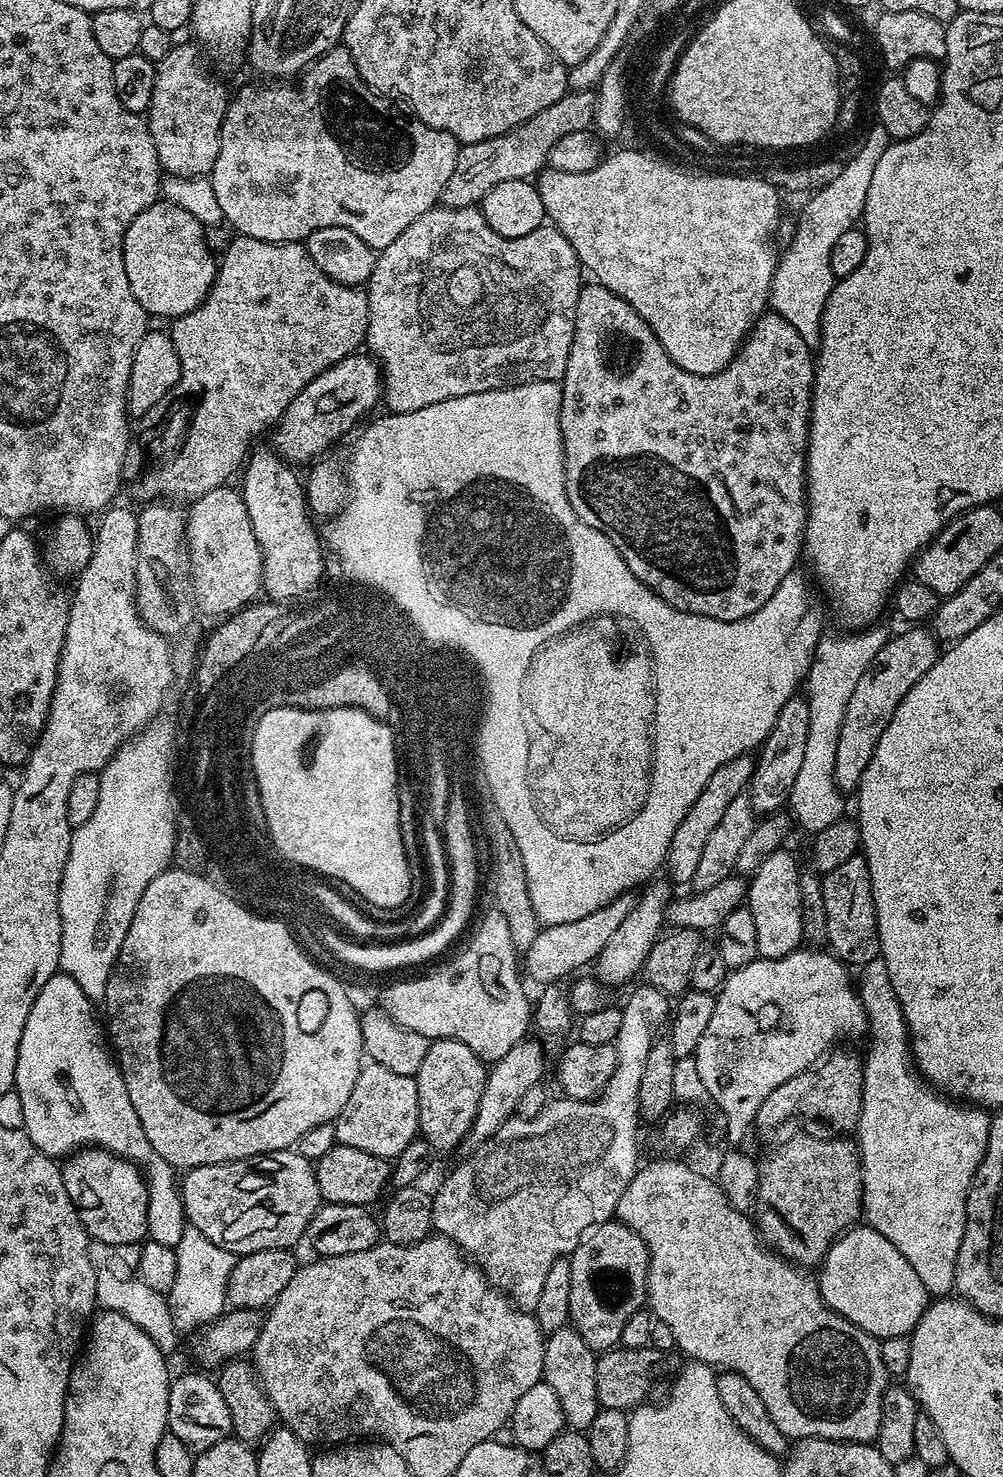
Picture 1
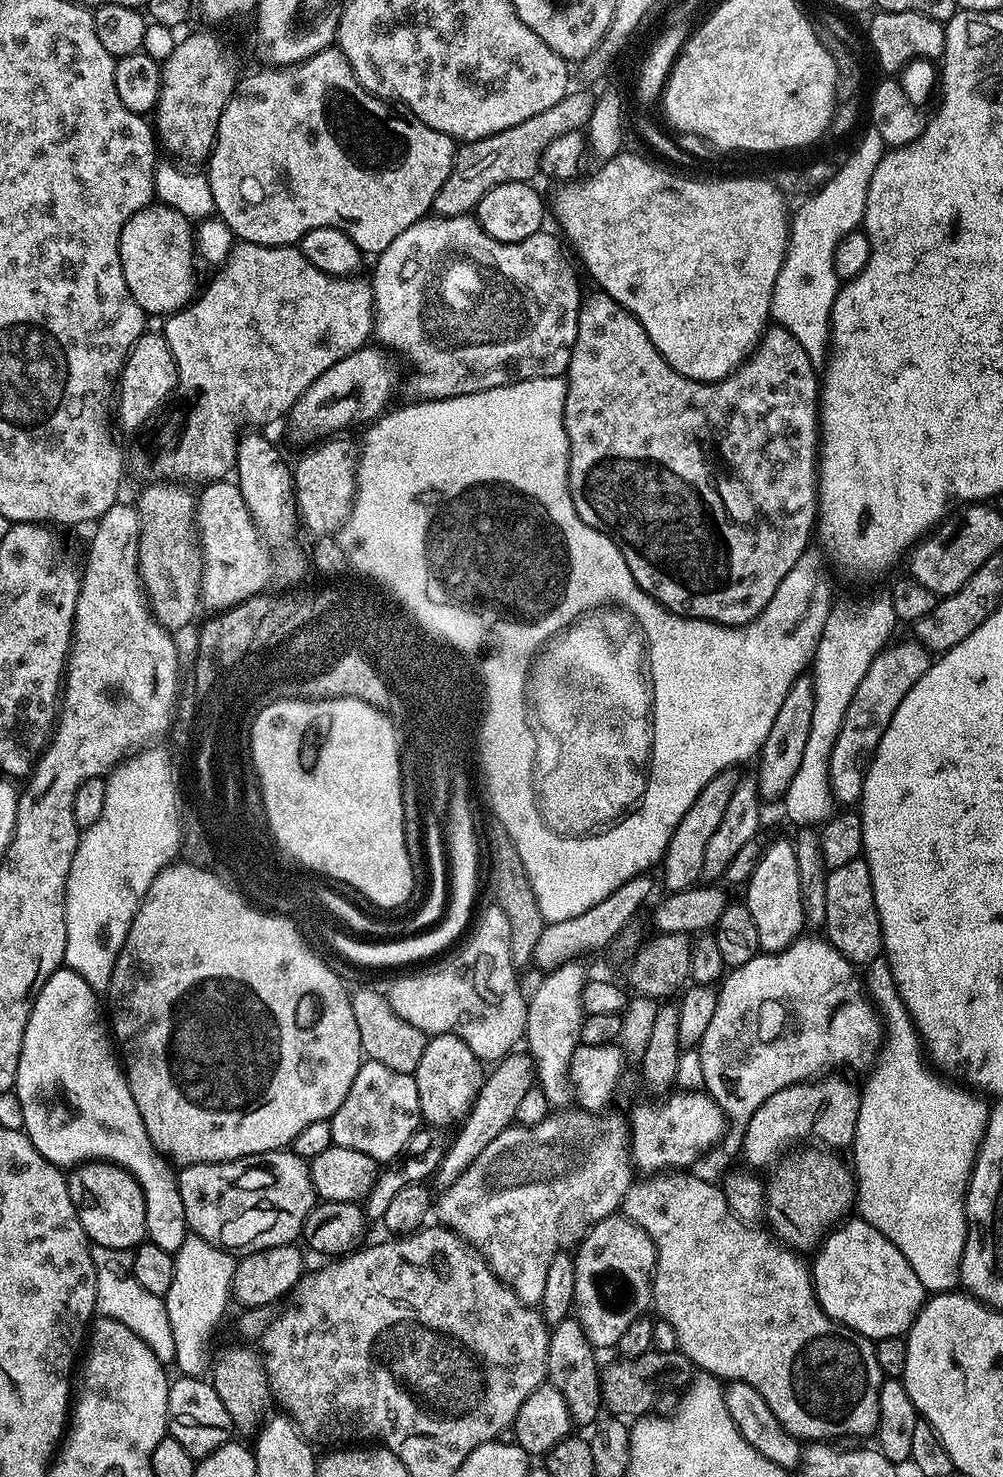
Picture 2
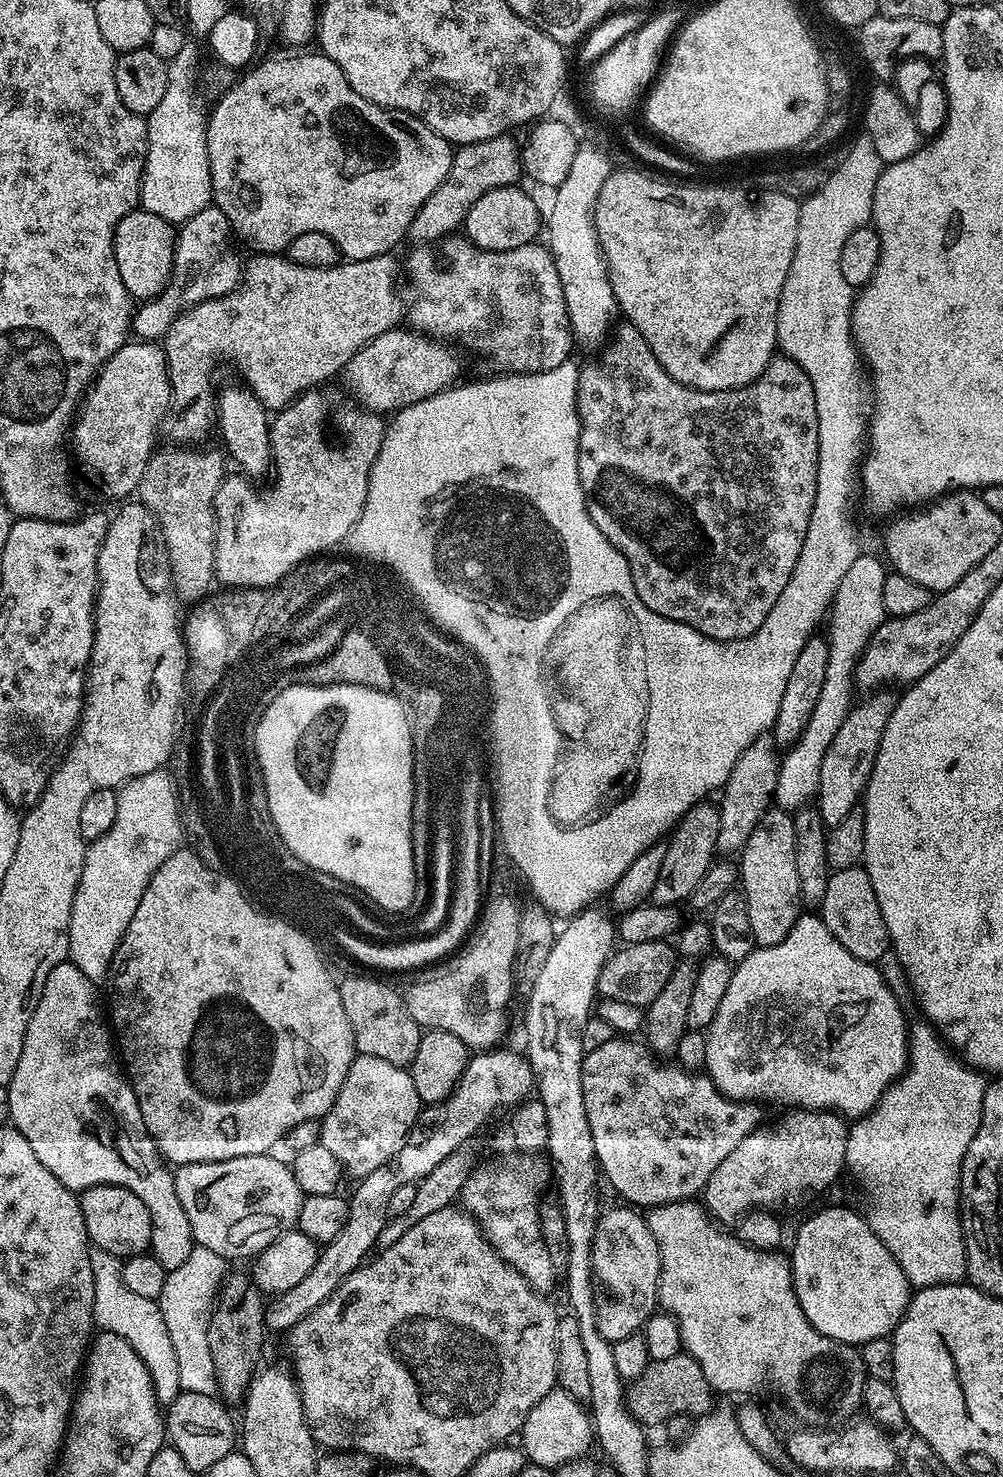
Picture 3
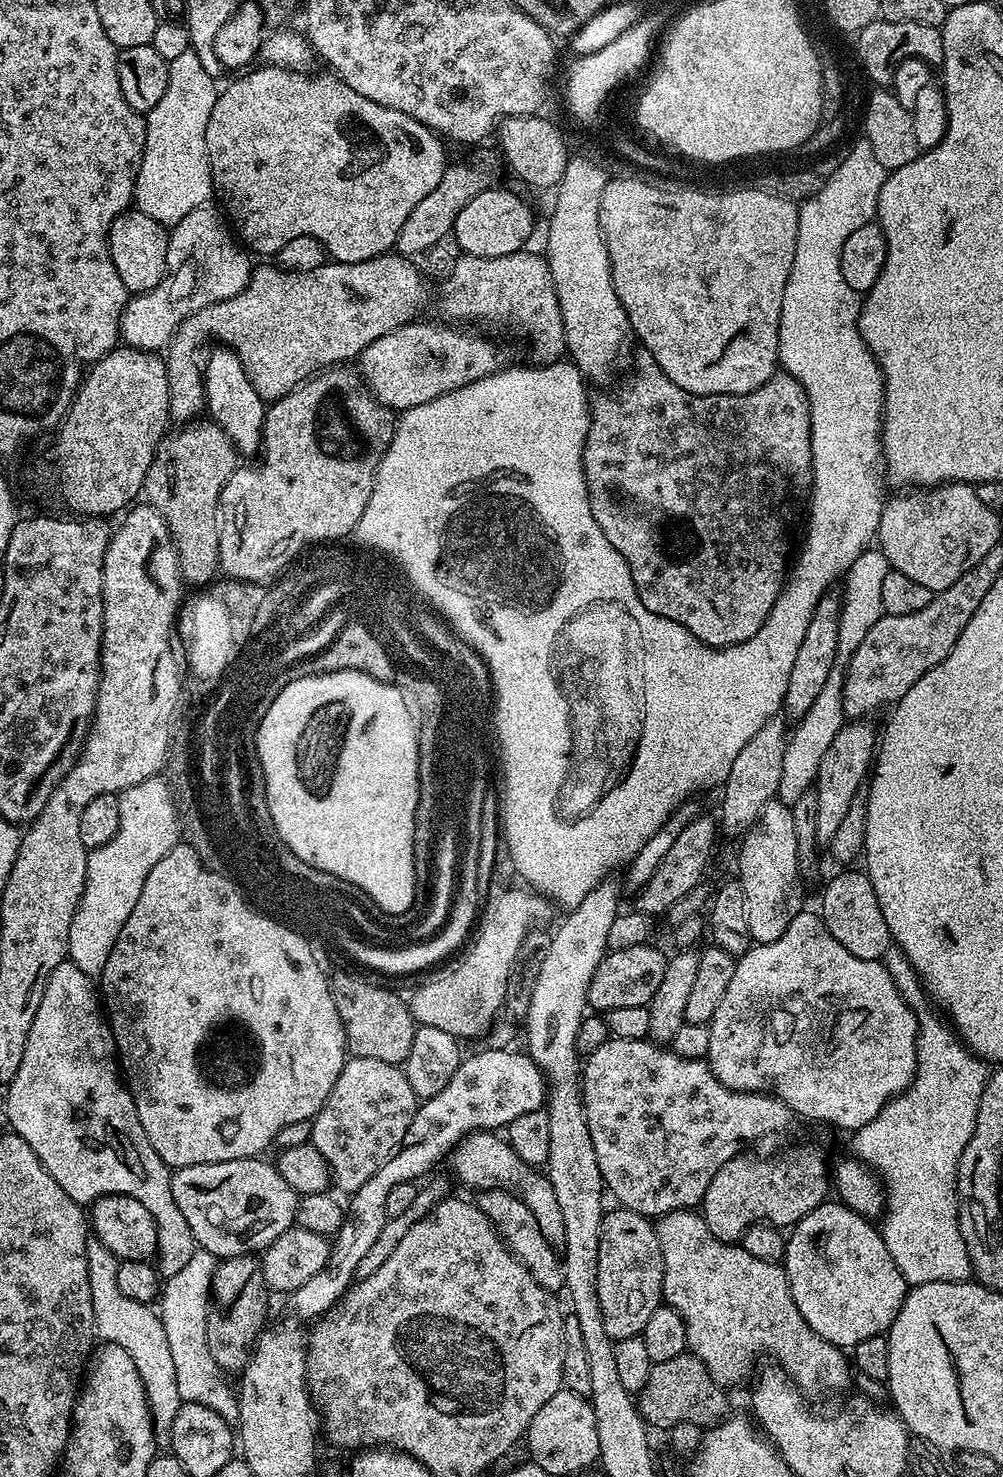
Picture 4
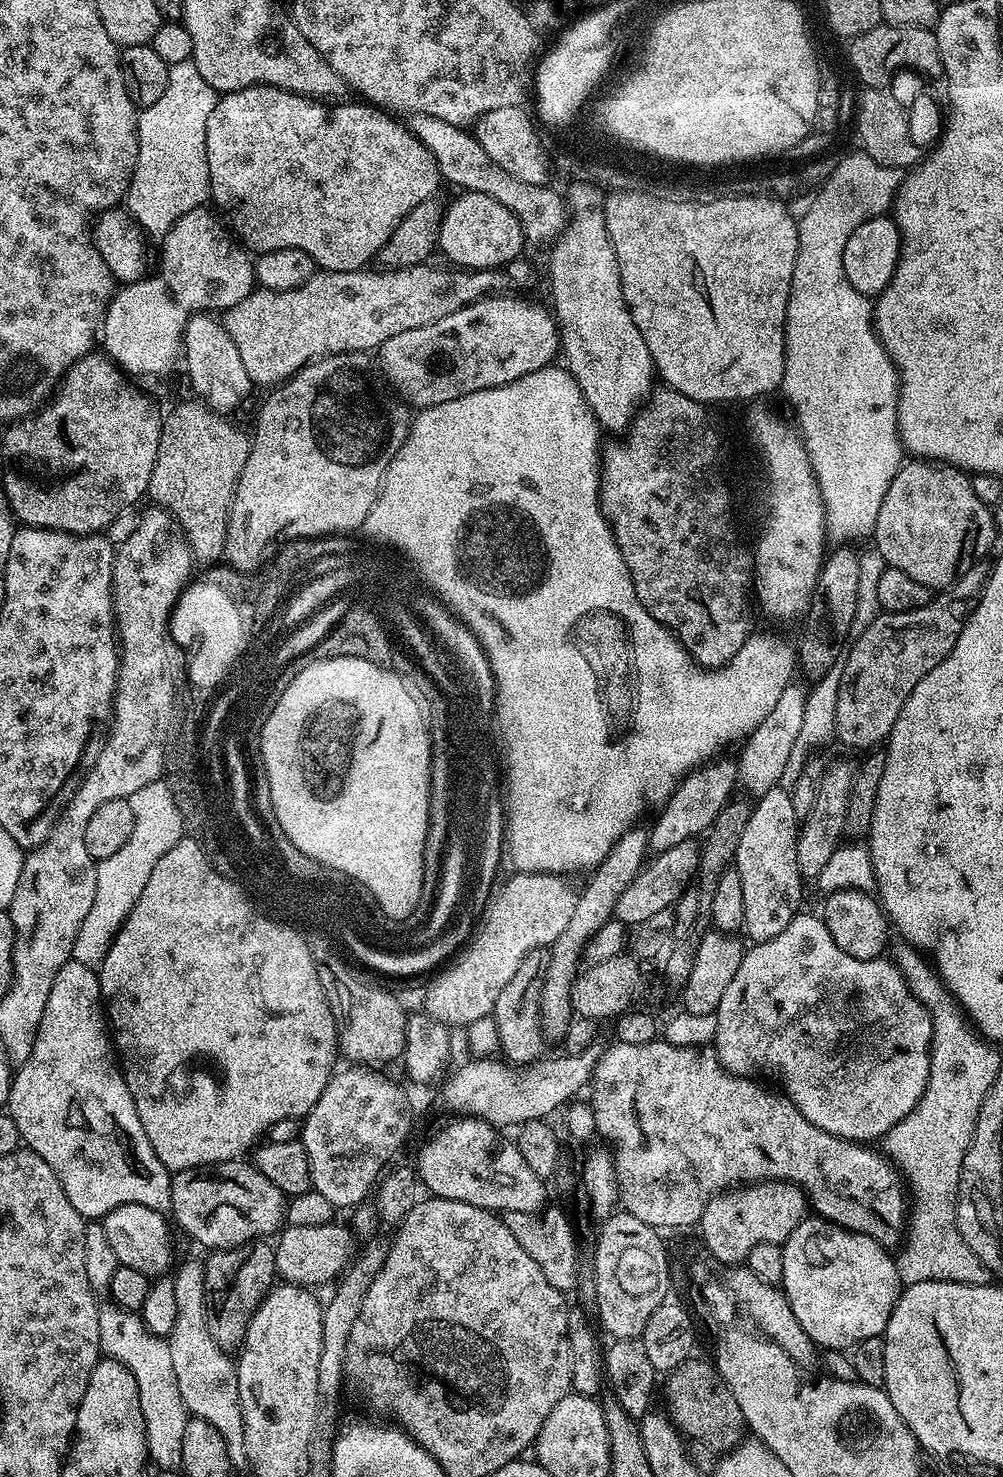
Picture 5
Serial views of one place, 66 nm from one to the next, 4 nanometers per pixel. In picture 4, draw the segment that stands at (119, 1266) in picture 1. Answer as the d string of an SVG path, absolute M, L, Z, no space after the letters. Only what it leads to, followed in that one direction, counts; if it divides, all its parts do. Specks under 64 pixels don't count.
M120 1257L106 1258L102 1262L89 1262L90 1298L94 1306L96 1334L101 1341L117 1344L134 1358L138 1372L144 1382L148 1398L148 1409L152 1414L152 1426L157 1433L171 1433L174 1414L178 1414L182 1403L178 1394L178 1377L174 1374L174 1358L170 1355L170 1342L166 1342L166 1330L160 1321L160 1313L152 1304L134 1302L122 1294L118 1286L118 1266Z

